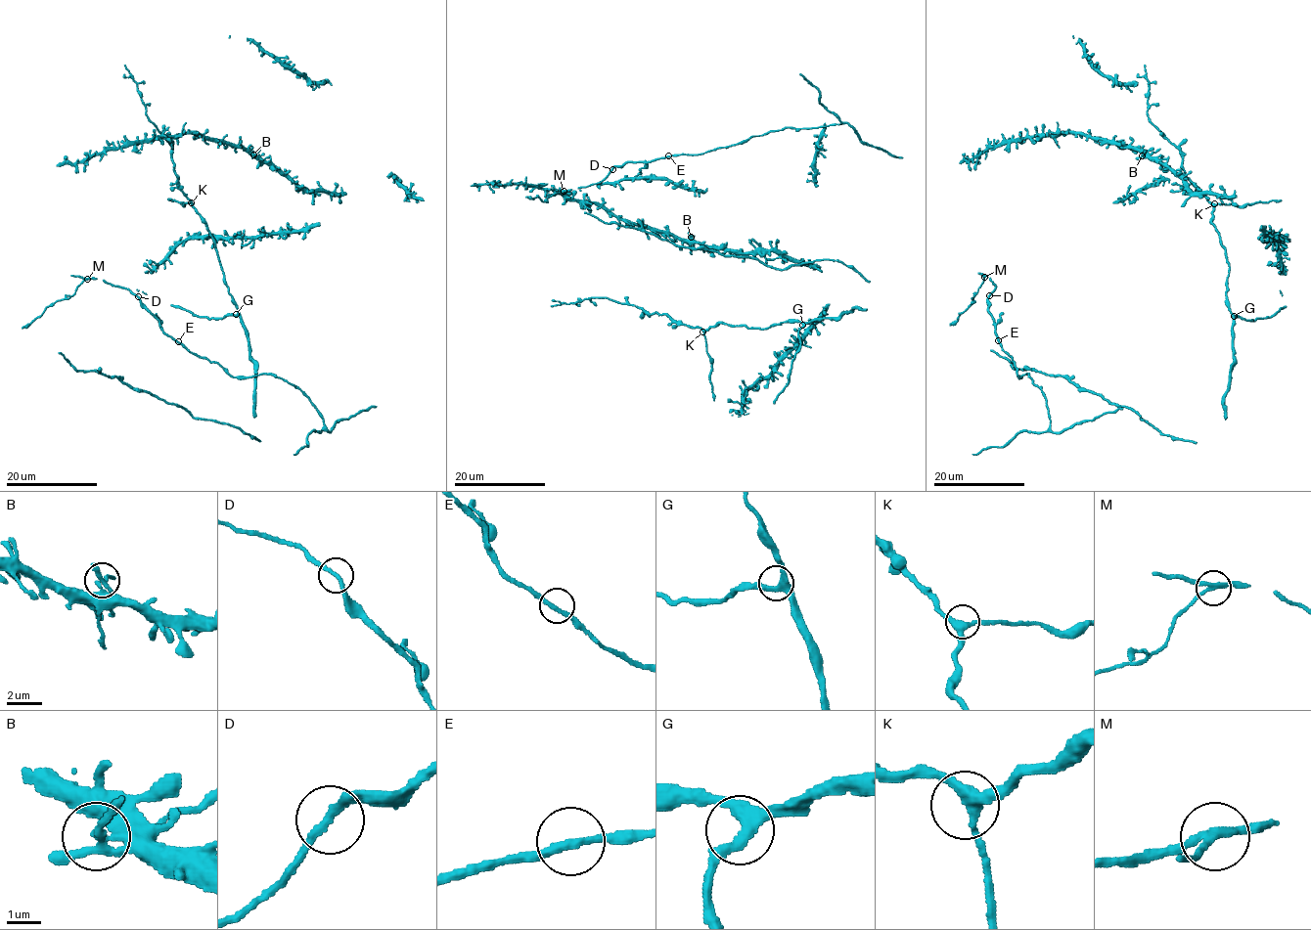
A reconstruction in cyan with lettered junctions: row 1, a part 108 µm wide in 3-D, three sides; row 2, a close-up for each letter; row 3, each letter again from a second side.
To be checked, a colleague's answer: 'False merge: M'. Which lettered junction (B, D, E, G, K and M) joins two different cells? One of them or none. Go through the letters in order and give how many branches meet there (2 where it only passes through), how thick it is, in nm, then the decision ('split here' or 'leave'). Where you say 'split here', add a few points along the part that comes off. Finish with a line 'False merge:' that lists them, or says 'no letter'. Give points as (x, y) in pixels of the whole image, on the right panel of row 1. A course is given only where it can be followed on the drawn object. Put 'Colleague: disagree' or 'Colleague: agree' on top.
Colleague: agree
B: 3 | 240 nm | leave
D: 2 | 220 nm | leave
E: 2 | 240 nm | leave
G: 3 | 340 nm | leave
K: 3 | 280 nm | leave
M: 3 | 200 nm | split here | (983, 277), (971, 303), (949, 325)
False merge: M

